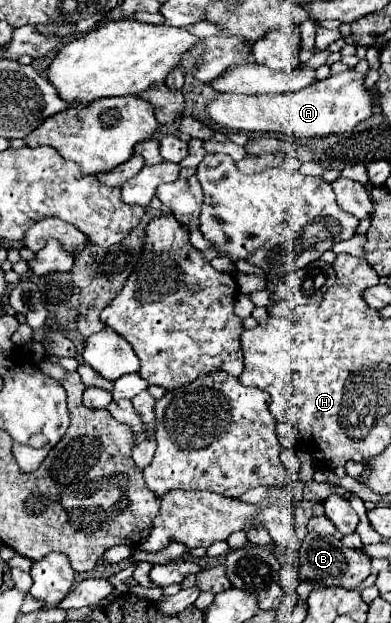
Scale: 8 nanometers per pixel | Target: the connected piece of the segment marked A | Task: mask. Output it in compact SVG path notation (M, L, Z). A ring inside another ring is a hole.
M355 70L331 74L325 80L317 80L311 86L291 94L233 94L219 92L217 98L207 102L209 118L229 130L241 132L285 132L297 138L303 136L327 136L353 130L359 122L373 114L375 98L363 86L363 76Z

